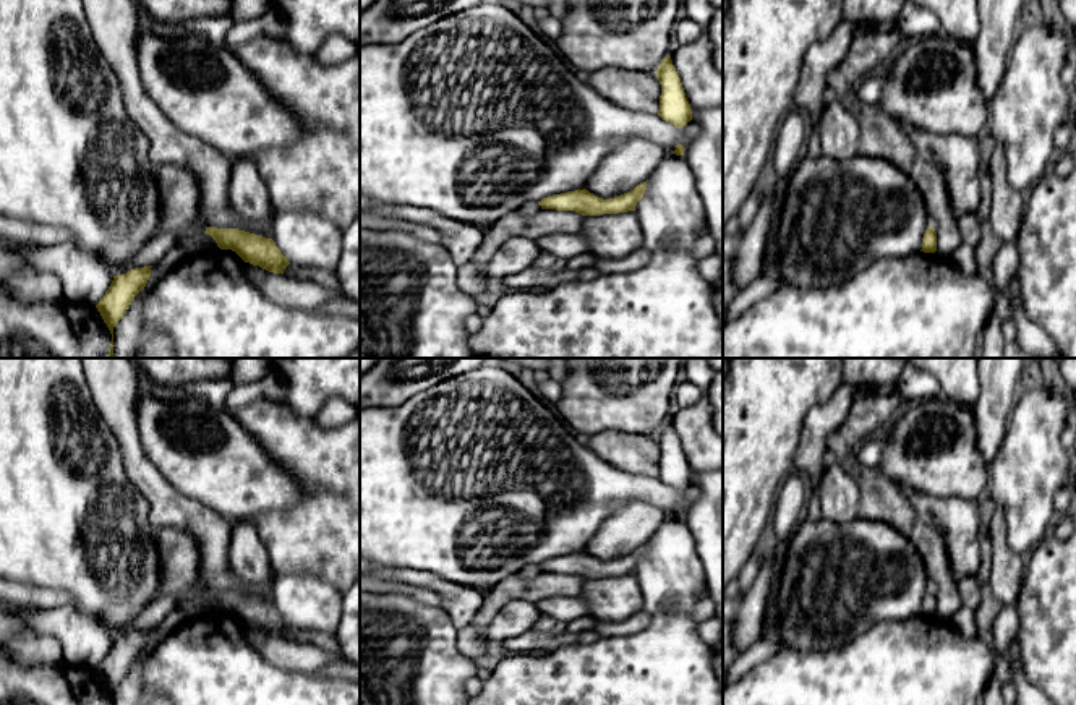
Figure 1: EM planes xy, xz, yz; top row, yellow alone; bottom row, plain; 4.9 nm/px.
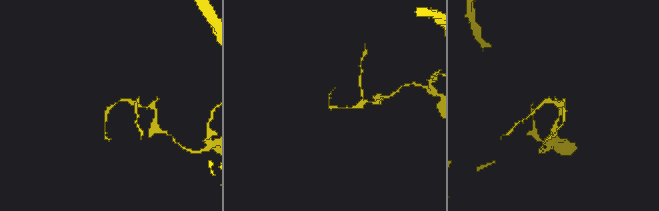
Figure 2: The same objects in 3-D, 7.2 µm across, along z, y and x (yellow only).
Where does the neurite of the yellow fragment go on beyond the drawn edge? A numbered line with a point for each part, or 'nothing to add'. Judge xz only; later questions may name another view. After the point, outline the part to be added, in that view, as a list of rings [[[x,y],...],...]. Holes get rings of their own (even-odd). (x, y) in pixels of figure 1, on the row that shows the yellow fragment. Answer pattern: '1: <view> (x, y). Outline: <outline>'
nothing to add

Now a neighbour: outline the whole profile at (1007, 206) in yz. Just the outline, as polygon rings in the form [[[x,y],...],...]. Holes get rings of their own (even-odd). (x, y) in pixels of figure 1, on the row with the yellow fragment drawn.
[[[998,144],[993,146],[988,169],[992,177],[990,225],[1003,243],[1011,243],[1019,230],[1026,194],[1010,186],[1005,154]]]

